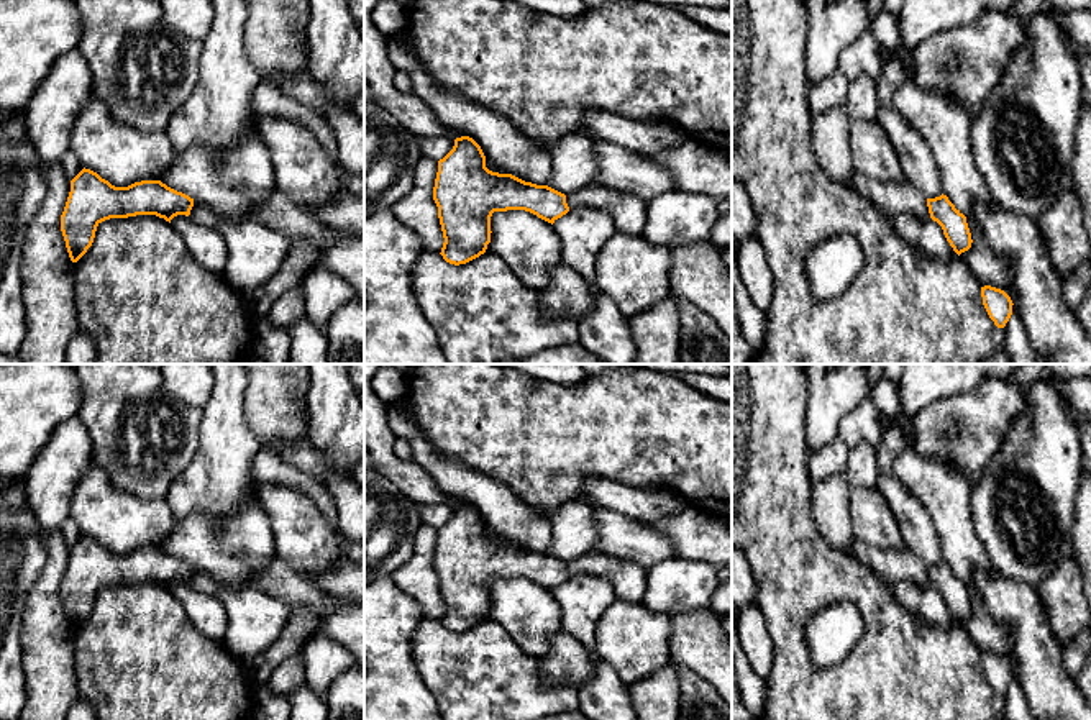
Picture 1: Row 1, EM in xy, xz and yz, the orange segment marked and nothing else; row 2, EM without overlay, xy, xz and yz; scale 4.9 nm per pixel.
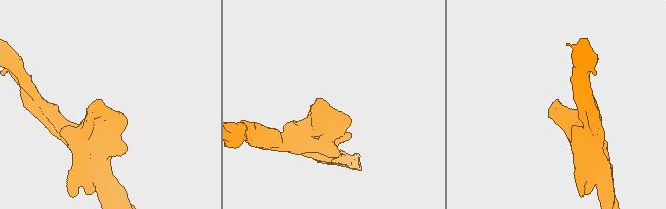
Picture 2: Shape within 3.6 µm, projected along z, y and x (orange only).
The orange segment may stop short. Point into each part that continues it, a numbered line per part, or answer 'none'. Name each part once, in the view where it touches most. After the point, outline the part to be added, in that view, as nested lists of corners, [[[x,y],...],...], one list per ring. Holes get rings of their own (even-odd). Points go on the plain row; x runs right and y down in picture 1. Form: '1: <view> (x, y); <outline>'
none

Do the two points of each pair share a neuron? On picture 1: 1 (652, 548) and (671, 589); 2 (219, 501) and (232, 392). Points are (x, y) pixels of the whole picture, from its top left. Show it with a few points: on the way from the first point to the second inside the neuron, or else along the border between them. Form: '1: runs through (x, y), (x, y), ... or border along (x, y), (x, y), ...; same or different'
1: border along (678, 556), (660, 560), (647, 569); different
2: runs through (219, 474), (223, 460), (223, 419); same

